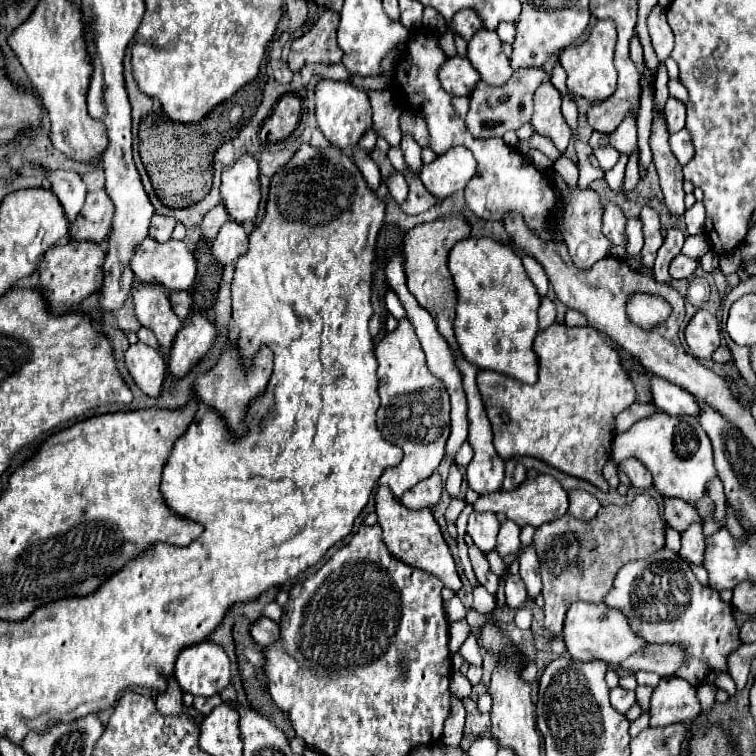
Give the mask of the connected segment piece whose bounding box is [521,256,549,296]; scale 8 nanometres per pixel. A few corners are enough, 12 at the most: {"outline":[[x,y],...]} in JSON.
{"outline":[[523,256],[523,268],[539,294],[547,294],[547,276],[533,256]]}

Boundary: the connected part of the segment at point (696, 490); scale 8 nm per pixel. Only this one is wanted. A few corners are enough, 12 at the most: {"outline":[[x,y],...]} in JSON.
{"outline":[[659,412],[615,436],[663,498],[697,504],[717,476],[693,416]]}

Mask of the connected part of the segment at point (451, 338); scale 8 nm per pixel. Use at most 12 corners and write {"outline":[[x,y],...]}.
{"outline":[[465,216],[419,224],[405,236],[411,294],[439,334],[455,340],[451,248],[469,238]]}

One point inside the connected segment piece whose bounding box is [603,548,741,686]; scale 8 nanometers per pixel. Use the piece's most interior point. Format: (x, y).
(663, 601)

